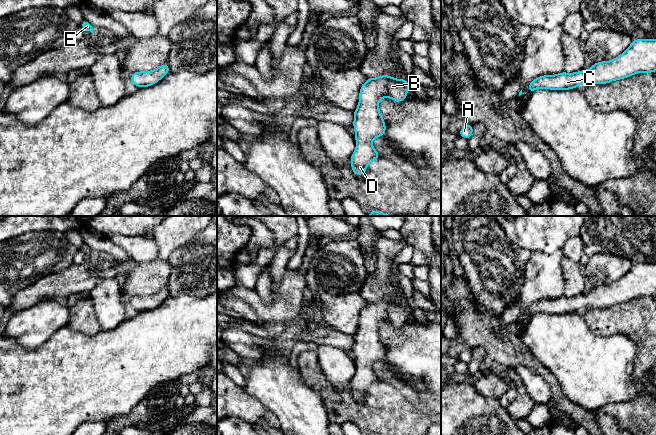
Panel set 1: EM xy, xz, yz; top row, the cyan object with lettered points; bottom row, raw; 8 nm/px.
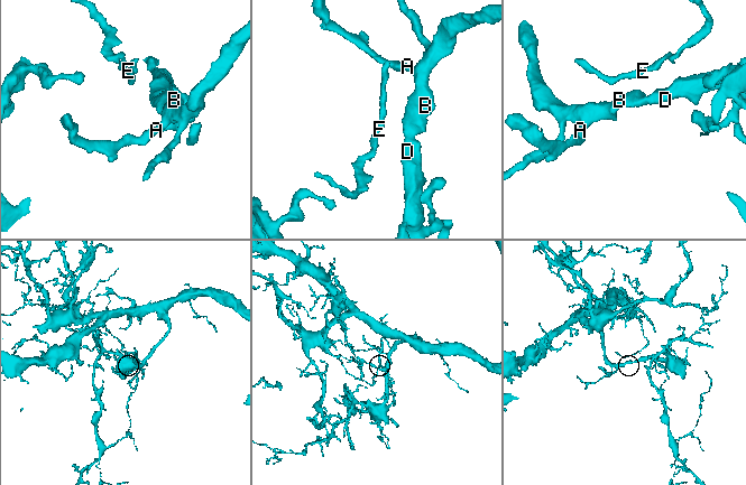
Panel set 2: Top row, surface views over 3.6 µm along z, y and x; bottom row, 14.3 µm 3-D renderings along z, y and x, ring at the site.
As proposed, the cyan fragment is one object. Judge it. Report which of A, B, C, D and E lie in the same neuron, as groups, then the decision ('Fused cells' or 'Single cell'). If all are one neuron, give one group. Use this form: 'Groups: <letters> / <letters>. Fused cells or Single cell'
Groups: A B C D E. Single cell

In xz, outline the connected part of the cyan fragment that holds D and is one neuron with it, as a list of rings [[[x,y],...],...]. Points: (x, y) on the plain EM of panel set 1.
[[[389,299],[367,302],[361,310],[359,327],[353,336],[356,373],[350,384],[355,399],[364,399],[368,388],[381,381],[372,369],[374,362],[379,362],[386,356],[385,345],[379,335],[379,324],[388,321],[395,326],[402,326],[408,315],[407,304]]]

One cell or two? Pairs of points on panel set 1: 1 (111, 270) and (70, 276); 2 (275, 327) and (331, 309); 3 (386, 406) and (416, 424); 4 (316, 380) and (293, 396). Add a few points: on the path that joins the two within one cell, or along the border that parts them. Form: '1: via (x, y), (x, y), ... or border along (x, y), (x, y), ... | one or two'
1: via (101, 270), (94, 270), (86, 276), (80, 276) | one
2: border along (323, 323), (344, 334) | two
3: via (393, 413), (400, 419), (409, 420) | one
4: border along (297, 367), (301, 378), (321, 396), (323, 402) | two

